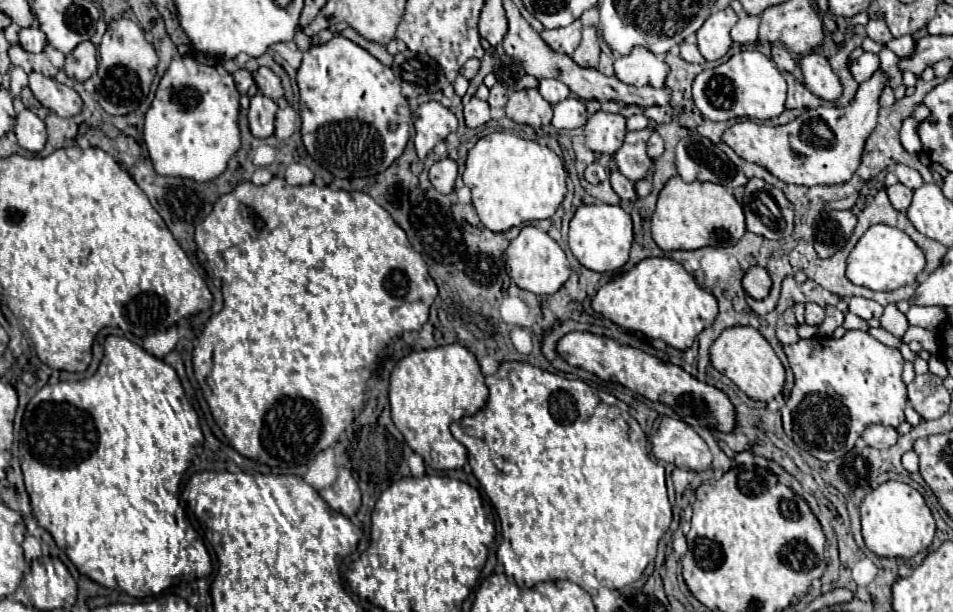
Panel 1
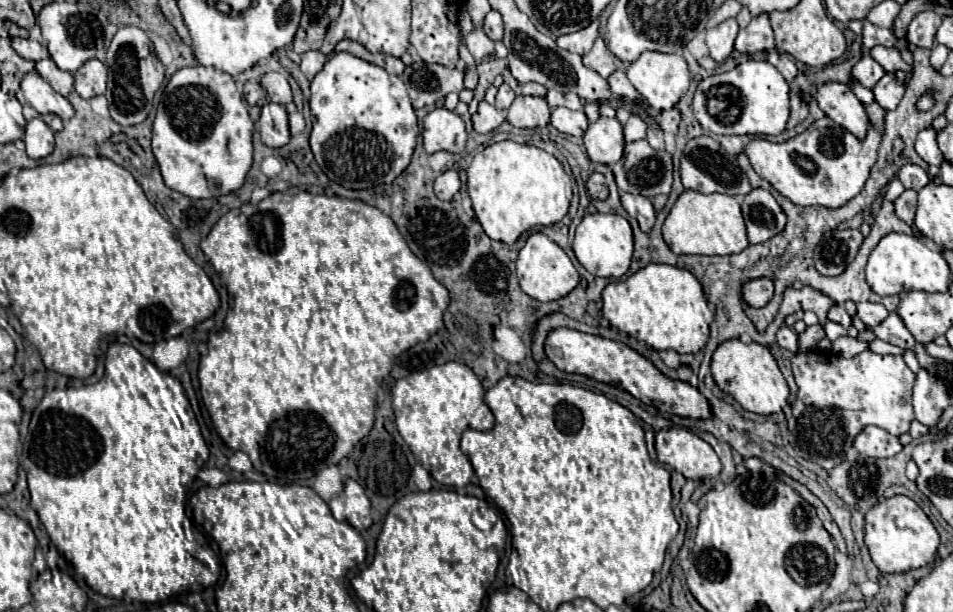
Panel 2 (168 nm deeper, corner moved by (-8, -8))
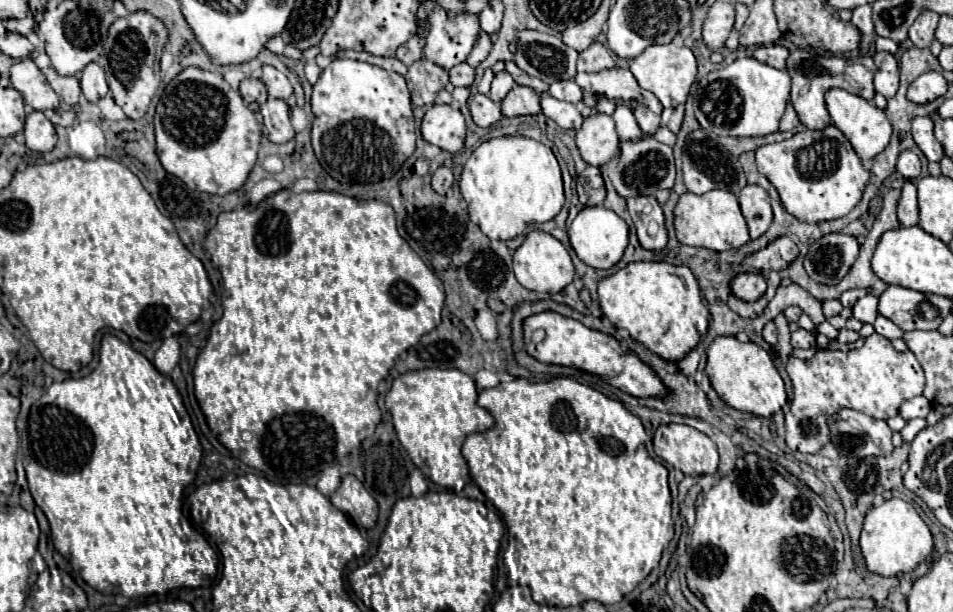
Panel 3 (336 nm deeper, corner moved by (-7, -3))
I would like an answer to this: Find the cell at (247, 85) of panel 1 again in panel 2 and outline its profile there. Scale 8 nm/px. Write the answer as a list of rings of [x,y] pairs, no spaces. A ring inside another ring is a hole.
[[[248,81],[246,85],[244,85],[244,97],[246,97],[246,101],[250,103],[250,105],[264,105],[264,103],[268,103],[268,97],[266,97],[266,91],[262,89],[262,85],[258,83],[258,81]]]

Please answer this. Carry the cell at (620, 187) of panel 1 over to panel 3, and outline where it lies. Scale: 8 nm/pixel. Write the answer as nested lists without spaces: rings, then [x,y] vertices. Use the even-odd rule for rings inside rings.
[[[635,196],[627,200],[627,210],[633,218],[639,244],[645,250],[659,252],[667,246],[665,216],[655,196]]]

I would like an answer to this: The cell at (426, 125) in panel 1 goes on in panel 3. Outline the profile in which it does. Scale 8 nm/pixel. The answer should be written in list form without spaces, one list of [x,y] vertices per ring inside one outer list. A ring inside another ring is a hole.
[[[433,104],[423,116],[420,132],[429,144],[439,146],[451,154],[465,144],[465,118],[449,104]]]

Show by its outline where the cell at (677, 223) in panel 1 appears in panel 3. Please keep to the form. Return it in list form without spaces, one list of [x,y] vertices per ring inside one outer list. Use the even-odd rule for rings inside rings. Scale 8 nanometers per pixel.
[[[711,190],[701,196],[685,192],[675,208],[675,232],[681,244],[711,248],[717,252],[739,248],[749,242],[747,222],[739,210],[737,196],[727,190]]]

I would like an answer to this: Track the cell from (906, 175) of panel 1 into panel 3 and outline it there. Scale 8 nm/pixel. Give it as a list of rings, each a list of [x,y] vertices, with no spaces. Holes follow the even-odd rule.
[[[901,152],[899,160],[897,160],[897,172],[905,178],[905,180],[915,180],[921,174],[921,162],[919,156],[915,152]]]

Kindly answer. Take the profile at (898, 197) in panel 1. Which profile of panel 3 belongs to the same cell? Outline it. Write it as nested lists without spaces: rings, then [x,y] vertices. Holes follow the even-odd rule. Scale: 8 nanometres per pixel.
[[[905,182],[903,194],[897,206],[897,218],[901,226],[917,226],[919,224],[919,212],[917,212],[917,188],[913,182]]]

